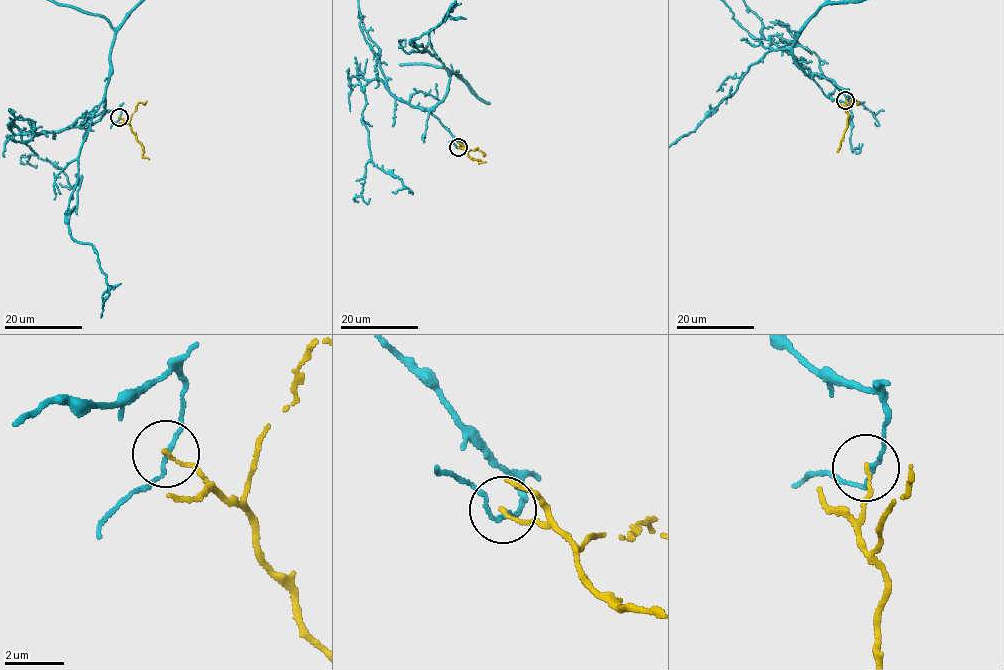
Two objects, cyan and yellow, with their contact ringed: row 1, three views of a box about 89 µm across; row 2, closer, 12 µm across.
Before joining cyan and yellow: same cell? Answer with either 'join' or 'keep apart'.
keep apart

